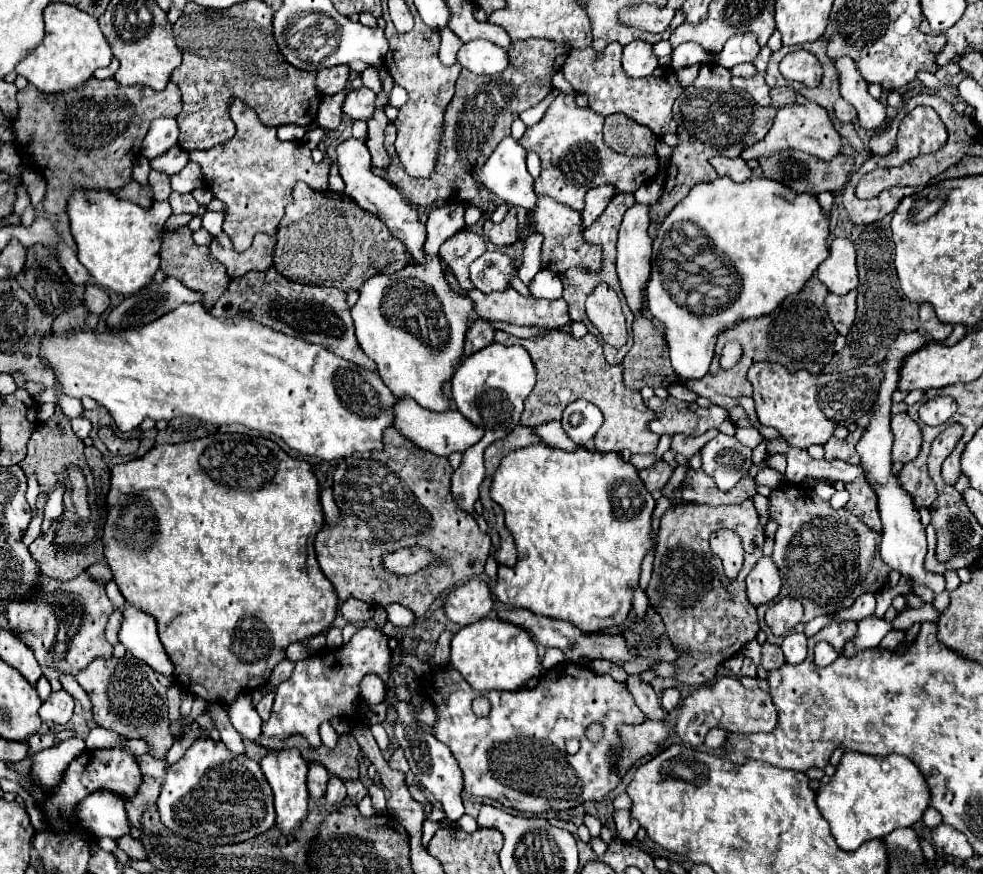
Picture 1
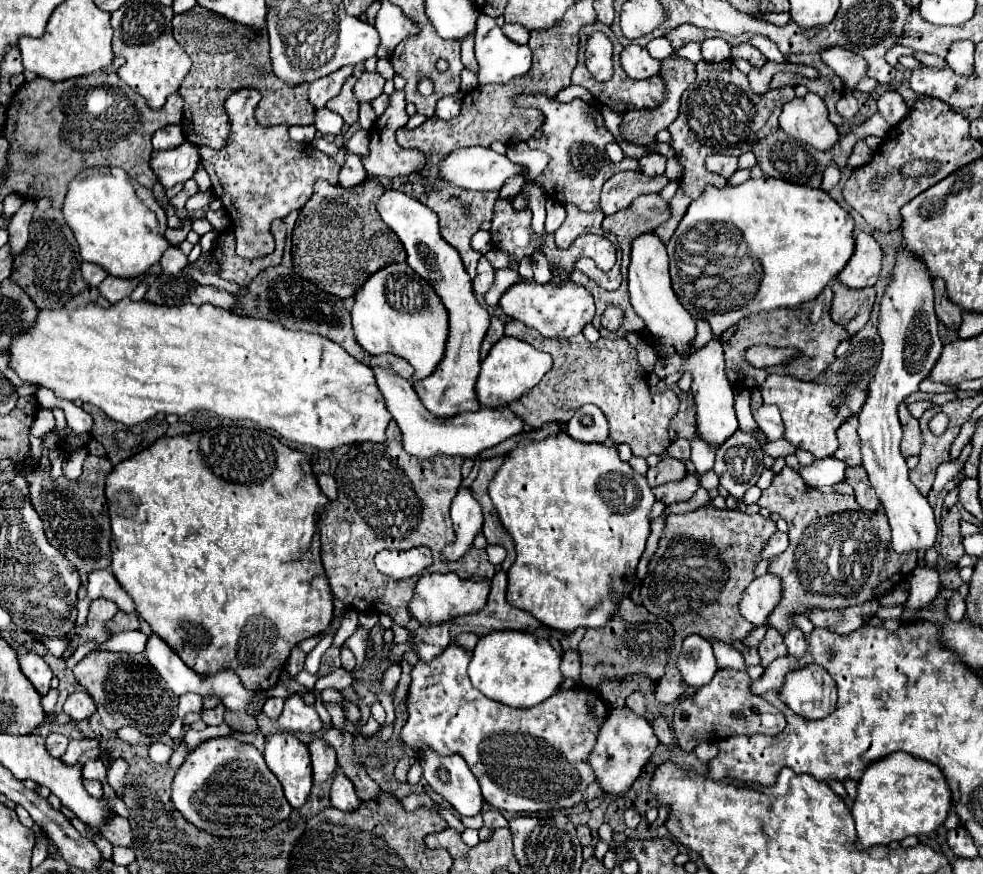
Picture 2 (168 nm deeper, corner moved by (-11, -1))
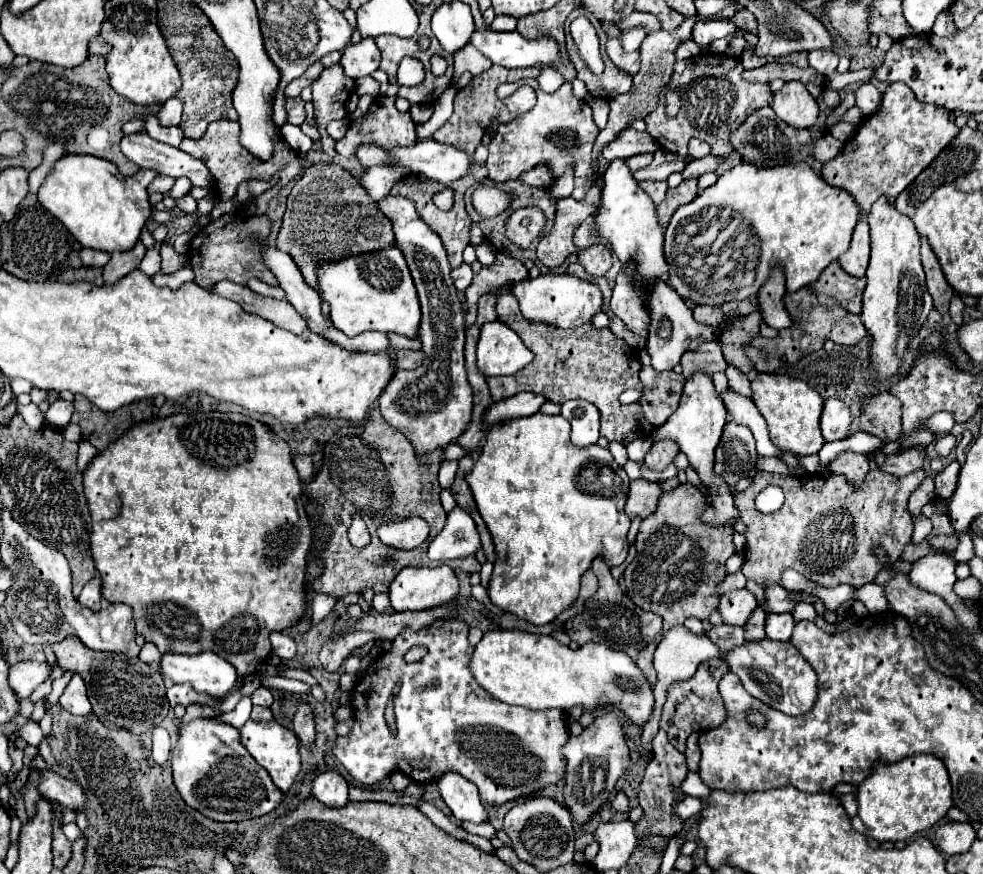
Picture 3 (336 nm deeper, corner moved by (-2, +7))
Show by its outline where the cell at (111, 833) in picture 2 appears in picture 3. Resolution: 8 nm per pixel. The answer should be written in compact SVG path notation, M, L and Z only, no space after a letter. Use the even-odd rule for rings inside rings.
M42 770L40 772L40 784L38 784L38 792L48 798L48 800L56 800L72 810L80 810L84 812L86 808L86 794L82 790L82 786L76 786L76 782L70 782L62 776L58 776L56 772L50 770Z

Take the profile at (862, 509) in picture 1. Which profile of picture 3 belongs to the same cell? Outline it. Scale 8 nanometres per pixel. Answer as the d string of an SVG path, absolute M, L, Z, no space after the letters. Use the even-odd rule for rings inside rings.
M842 452L836 456L836 460L828 466L834 474L842 474L848 478L848 482L854 488L860 488L864 482L864 476L870 472L870 460L866 454L856 452Z

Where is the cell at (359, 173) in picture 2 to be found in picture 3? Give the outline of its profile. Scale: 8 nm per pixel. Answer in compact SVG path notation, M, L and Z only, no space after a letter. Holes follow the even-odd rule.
M340 64L328 66L316 84L312 84L312 104L314 104L314 114L318 122L318 132L322 134L322 150L328 156L338 156L336 152L336 140L326 132L328 122L332 120L342 120L346 118L344 104L354 92L354 80L344 74L344 68Z

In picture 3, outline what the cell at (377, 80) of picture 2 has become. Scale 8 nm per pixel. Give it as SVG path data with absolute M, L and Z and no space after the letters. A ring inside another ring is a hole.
M362 40L358 44L350 44L342 52L340 66L352 80L358 80L378 70L378 62L380 62L380 50L376 48L374 40Z

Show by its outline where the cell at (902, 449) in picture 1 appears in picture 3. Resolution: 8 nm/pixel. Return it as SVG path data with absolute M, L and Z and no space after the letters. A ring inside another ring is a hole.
M880 392L872 396L860 418L860 430L878 436L884 442L896 442L902 434L902 404L890 392Z

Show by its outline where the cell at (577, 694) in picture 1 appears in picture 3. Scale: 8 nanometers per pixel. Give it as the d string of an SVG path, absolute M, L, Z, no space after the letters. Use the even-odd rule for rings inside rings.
M460 618L438 620L432 626L412 632L400 632L392 650L384 652L356 682L352 694L352 706L356 712L356 724L348 736L342 736L334 742L334 756L338 762L364 786L378 784L388 774L400 770L414 782L434 782L438 774L446 770L460 772L464 778L474 782L480 790L480 798L488 804L504 804L510 800L518 800L530 796L550 784L560 782L566 776L566 760L560 754L562 746L570 738L566 712L560 708L550 710L528 710L520 706L508 706L500 700L492 700L488 692L484 692L468 670L468 660L472 656L472 646L466 640L468 626ZM412 646L424 646L428 654L418 662L404 662L404 654ZM388 702L394 704L396 716L396 736L388 734L388 724L384 718L384 710Z

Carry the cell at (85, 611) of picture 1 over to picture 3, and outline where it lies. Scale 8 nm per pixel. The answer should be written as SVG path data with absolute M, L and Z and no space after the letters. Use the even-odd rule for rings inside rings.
M96 576L92 582L88 582L84 586L84 590L78 596L78 602L90 610L100 610L102 608L102 580L100 576Z

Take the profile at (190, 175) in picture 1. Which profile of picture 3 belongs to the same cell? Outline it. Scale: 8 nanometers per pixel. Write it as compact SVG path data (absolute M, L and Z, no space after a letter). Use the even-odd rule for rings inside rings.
M178 178L176 184L174 184L174 188L170 190L170 196L172 198L182 198L182 196L186 196L190 192L190 188L192 188L192 184L190 184L188 178Z

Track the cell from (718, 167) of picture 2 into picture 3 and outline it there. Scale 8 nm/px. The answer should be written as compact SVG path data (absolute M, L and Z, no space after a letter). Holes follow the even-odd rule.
M692 138L690 144L688 144L688 152L692 158L704 158L710 154L710 144L698 140L698 138Z

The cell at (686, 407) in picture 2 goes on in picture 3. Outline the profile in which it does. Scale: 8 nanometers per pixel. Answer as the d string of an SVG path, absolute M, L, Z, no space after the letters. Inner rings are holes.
M642 368L640 380L648 388L640 398L644 418L654 426L662 426L678 408L684 376L672 370L656 372L654 368Z

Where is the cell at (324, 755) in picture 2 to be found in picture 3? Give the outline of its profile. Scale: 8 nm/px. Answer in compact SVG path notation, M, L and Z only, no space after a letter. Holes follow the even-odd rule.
M300 704L294 716L294 732L300 738L302 746L312 746L316 742L316 728L314 728L314 714L308 704Z

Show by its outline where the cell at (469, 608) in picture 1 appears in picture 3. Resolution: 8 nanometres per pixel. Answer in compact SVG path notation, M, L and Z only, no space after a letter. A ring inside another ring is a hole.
M408 566L390 584L390 602L396 612L400 612L400 610L428 610L428 608L436 608L436 606L452 602L458 596L458 590L460 590L458 578L456 578L454 570L448 566L438 566L438 568Z

